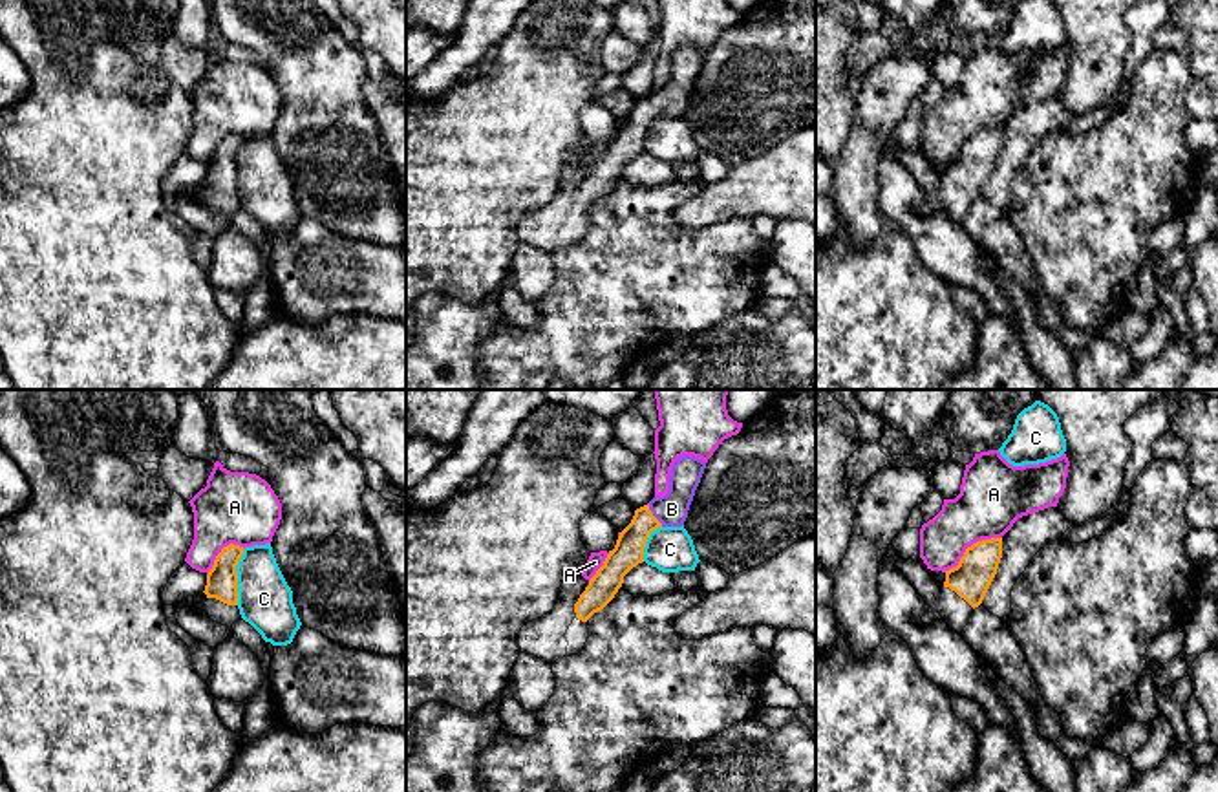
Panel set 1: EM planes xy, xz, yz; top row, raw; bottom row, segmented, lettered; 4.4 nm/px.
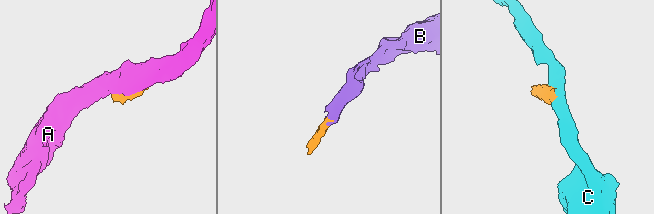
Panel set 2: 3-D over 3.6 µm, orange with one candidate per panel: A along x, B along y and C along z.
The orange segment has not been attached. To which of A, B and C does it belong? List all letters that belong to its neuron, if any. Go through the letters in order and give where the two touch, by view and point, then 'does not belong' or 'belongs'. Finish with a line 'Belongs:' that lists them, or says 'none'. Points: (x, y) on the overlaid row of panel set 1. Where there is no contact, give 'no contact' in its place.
A: contact yz (972, 545); does not belong
B: contact xz (651, 514); belongs
C: contact xy (236, 577); does not belong
Belongs: B

